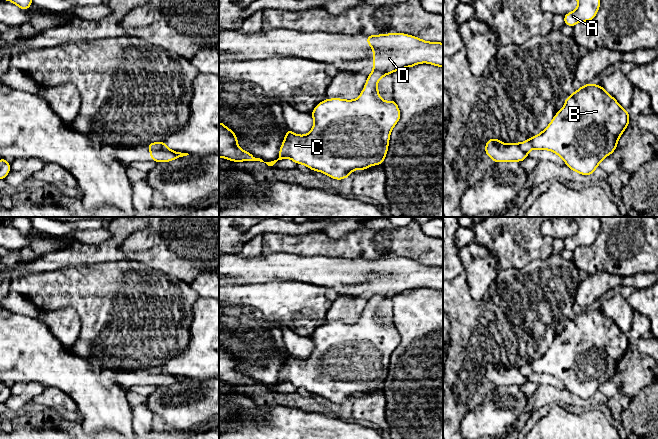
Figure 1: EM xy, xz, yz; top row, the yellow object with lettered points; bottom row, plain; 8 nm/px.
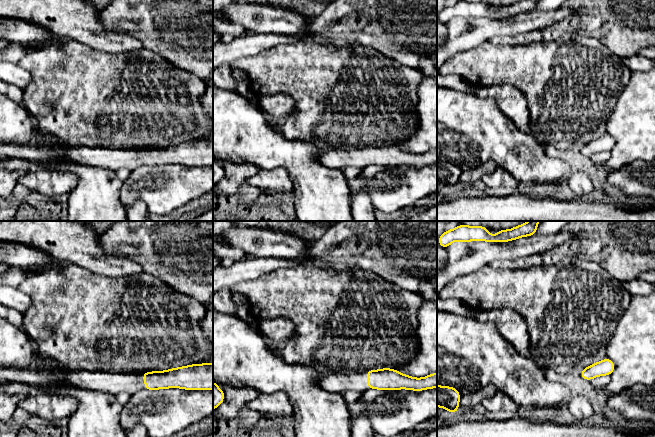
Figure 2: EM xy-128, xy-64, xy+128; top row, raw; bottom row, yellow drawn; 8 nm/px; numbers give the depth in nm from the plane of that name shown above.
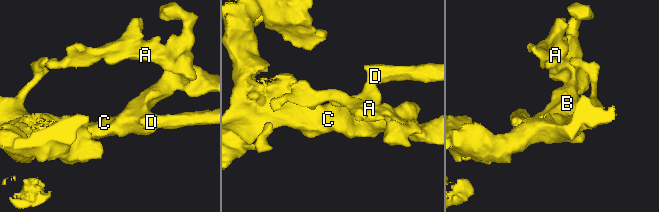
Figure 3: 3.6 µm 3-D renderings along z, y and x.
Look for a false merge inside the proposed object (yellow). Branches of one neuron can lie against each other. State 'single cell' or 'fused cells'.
fused cells

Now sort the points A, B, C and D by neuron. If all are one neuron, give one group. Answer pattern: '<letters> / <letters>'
A B C / D

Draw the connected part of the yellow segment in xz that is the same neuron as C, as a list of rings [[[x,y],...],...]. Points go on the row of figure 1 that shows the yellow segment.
[[[382,72],[368,75],[364,89],[355,100],[333,98],[320,102],[311,113],[314,120],[312,130],[307,135],[296,135],[287,128],[279,158],[264,163],[273,166],[278,160],[289,158],[296,164],[304,164],[337,180],[349,177],[355,169],[364,171],[371,165],[382,165],[391,130],[401,117],[394,98],[386,102],[379,96],[377,83],[385,75]]]

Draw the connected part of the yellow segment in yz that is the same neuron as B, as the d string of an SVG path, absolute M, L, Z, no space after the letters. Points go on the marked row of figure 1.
M589 83L566 98L564 107L545 130L519 146L526 153L531 149L550 150L559 155L571 171L590 176L605 157L613 154L620 136L629 125L629 119L629 113L602 85Z

